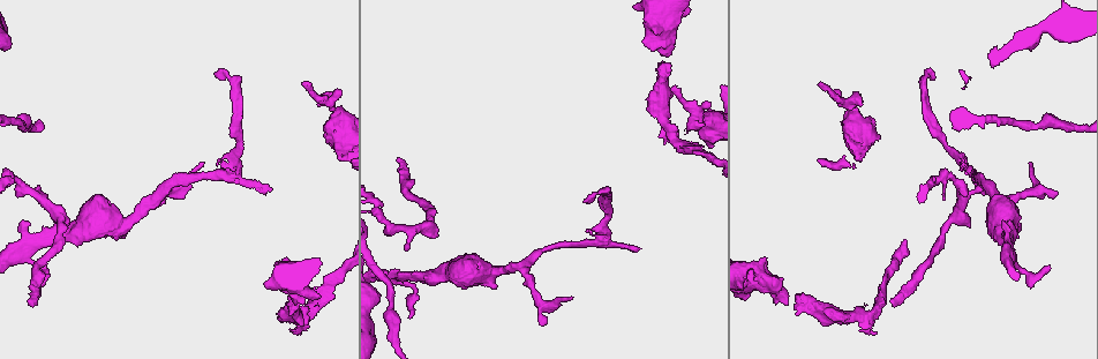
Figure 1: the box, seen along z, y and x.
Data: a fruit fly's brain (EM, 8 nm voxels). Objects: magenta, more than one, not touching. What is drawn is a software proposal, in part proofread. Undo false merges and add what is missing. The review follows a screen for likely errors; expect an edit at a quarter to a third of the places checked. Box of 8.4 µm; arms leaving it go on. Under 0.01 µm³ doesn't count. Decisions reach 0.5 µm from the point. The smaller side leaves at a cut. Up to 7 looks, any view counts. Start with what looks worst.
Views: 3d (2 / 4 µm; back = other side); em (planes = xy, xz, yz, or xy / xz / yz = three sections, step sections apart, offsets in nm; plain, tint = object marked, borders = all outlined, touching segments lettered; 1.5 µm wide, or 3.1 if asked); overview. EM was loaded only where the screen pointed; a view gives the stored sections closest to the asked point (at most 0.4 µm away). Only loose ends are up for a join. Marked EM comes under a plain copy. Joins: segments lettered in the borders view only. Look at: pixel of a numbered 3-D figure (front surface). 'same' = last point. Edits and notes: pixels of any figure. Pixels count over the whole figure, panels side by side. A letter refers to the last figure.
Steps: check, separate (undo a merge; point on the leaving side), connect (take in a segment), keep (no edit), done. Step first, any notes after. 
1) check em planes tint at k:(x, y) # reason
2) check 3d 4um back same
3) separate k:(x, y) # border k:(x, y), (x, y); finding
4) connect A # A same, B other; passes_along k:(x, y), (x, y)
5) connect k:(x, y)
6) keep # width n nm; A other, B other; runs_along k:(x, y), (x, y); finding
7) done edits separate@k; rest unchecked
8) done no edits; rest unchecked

check em xy step 4 tint at 1:(30, 297) # free end

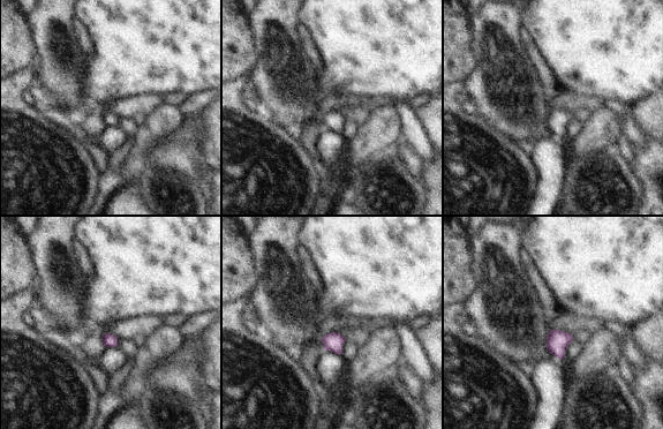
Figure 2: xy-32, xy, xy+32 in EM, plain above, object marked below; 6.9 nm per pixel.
check em planes borders same

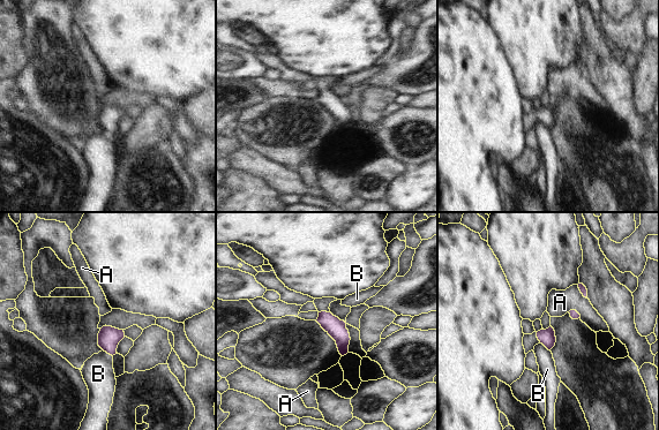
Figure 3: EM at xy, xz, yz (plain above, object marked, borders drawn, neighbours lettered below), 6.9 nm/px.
keep # width 110 nm; A other, B other; border 3:(577, 285), (586, 299); none of them fits

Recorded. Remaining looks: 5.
check 3d 4um at 1:(875, 331) # branch stops here

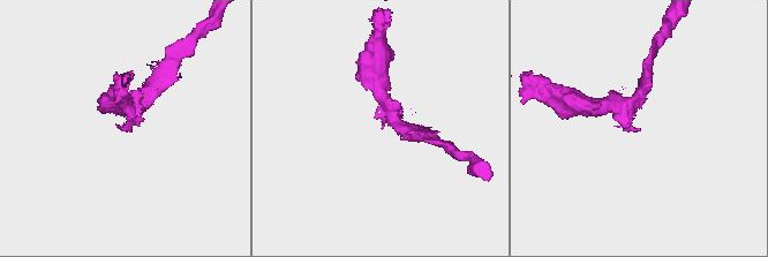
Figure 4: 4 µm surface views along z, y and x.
check em xy step 8 borders at 4:(121, 130)

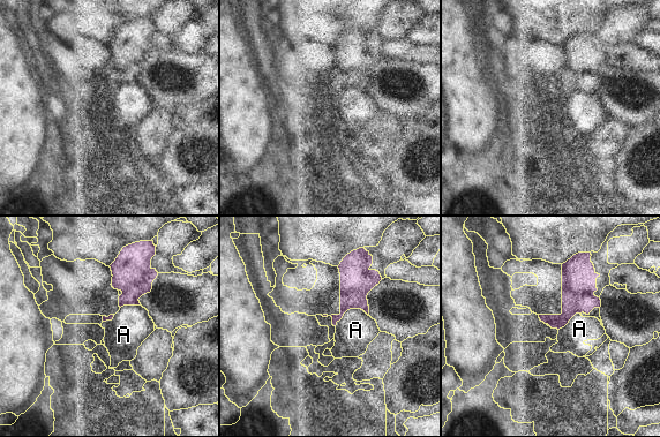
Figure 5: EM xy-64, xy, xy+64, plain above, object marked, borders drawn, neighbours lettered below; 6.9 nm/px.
keep # A other; no lettered segment goes on from it

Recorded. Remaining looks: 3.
check 3d 4um at 1:(331, 92) # branch stops here

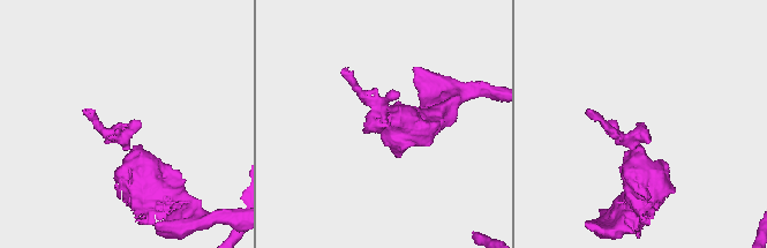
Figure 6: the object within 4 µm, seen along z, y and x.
check em planes borders at 6:(641, 124)

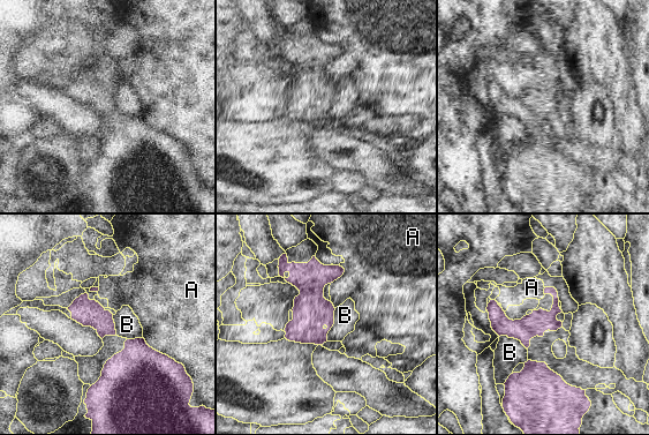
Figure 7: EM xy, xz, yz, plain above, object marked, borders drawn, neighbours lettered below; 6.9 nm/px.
keep # longest_contact B 240 nm; A other, B other; runs_along 7:(553, 292), (556, 308), (544, 320), (495, 327); none of them fits

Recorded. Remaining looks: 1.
done no edits; rest unchecked

